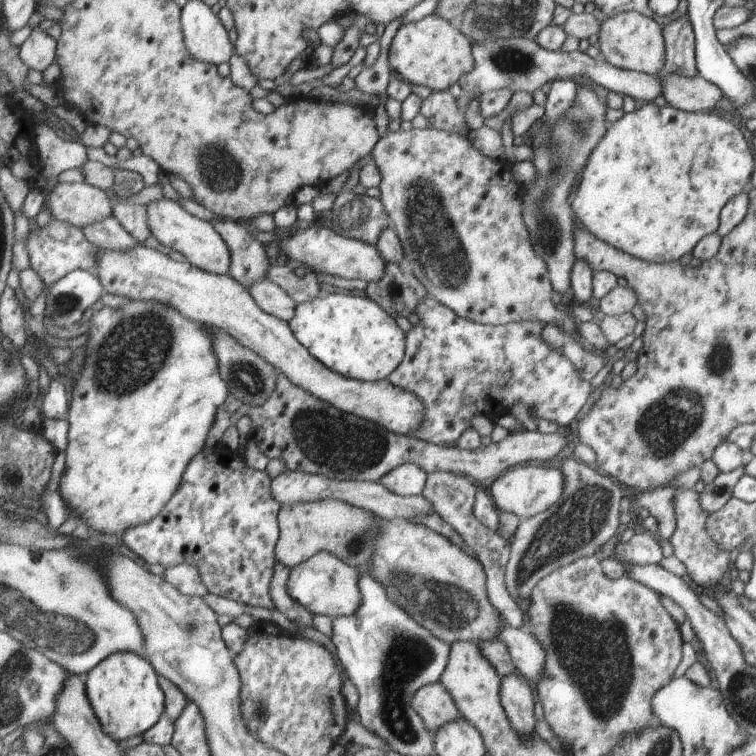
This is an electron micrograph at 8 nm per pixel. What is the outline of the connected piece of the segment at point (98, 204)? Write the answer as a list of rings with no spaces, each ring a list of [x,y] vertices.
[[[86,181],[59,182],[48,199],[52,218],[80,229],[113,217],[114,203],[111,194]]]

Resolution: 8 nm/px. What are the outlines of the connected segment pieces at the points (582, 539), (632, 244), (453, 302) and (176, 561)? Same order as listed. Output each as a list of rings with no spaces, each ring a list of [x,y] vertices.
[[[564,458],[558,469],[563,477],[561,496],[542,513],[520,520],[510,542],[504,583],[516,604],[521,597],[529,597],[537,582],[550,572],[574,560],[595,556],[617,530],[623,492],[615,486],[613,478],[592,465],[571,458]]]
[[[654,103],[641,104],[639,109],[632,113],[625,113],[622,118],[609,123],[609,128],[604,138],[592,150],[592,154],[585,164],[585,172],[581,176],[581,182],[577,186],[575,198],[571,203],[574,216],[580,219],[588,233],[597,237],[600,241],[606,242],[609,246],[626,252],[632,257],[648,263],[671,263],[681,258],[683,254],[692,252],[692,248],[704,238],[705,235],[712,235],[717,230],[717,216],[719,210],[723,210],[724,204],[740,193],[751,172],[753,172],[753,154],[743,138],[743,134],[725,118],[717,116],[709,111],[697,111],[690,113],[681,109],[673,108],[671,105],[661,107]]]
[[[405,126],[396,132],[387,130],[387,133],[371,152],[372,162],[381,172],[381,180],[378,184],[380,190],[380,203],[388,214],[390,225],[396,232],[400,245],[402,246],[403,261],[406,267],[418,278],[418,281],[426,288],[429,296],[439,301],[442,305],[450,308],[457,316],[465,317],[467,320],[475,321],[481,324],[504,325],[507,323],[516,323],[521,321],[539,321],[543,324],[557,325],[565,336],[573,336],[576,329],[573,328],[573,322],[569,318],[570,314],[557,310],[549,298],[551,298],[551,286],[547,280],[547,268],[544,260],[533,252],[531,243],[531,234],[529,234],[527,225],[521,222],[522,206],[519,206],[519,196],[517,196],[517,184],[511,180],[509,166],[503,161],[493,161],[483,156],[478,150],[475,150],[467,138],[453,133],[451,131],[442,131],[426,126],[422,129],[410,128]]]
[[[205,446],[184,472],[179,490],[163,511],[146,525],[124,532],[124,544],[139,558],[150,564],[161,564],[166,569],[183,563],[197,565],[211,593],[267,609],[276,608],[270,584],[277,564],[276,546],[280,539],[280,510],[283,505],[273,496],[272,479],[265,471],[245,466],[243,458],[227,460],[225,454],[213,452]]]

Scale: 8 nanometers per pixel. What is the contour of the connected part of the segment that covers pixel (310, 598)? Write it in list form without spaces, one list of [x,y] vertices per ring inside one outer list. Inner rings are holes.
[[[321,551],[304,563],[298,564],[290,574],[288,593],[314,615],[324,614],[330,619],[353,614],[359,606],[359,572],[330,552]]]

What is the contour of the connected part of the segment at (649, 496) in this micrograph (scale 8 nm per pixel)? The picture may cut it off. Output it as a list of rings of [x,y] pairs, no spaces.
[[[657,487],[645,492],[633,492],[631,490],[630,500],[633,511],[643,507],[649,516],[655,518],[657,528],[653,536],[657,540],[669,540],[674,531],[675,517],[672,507],[673,488]]]

